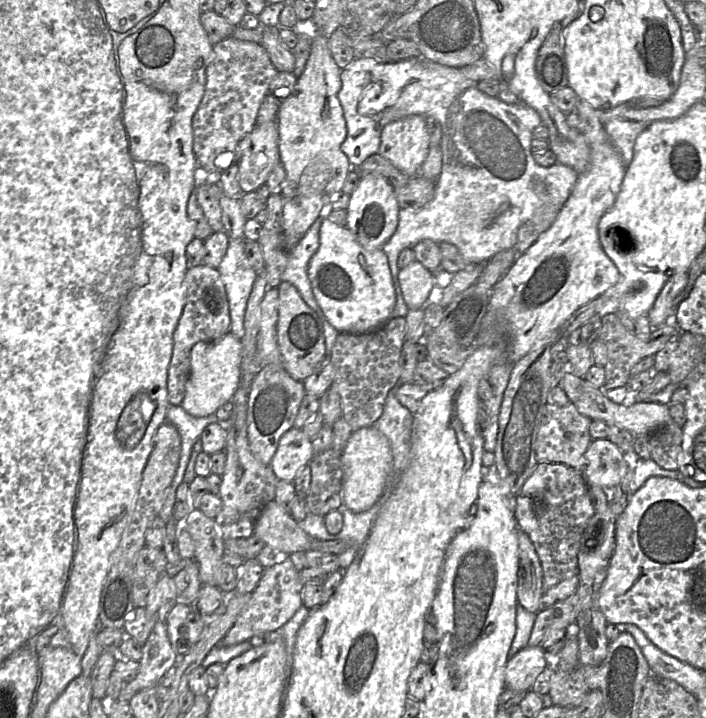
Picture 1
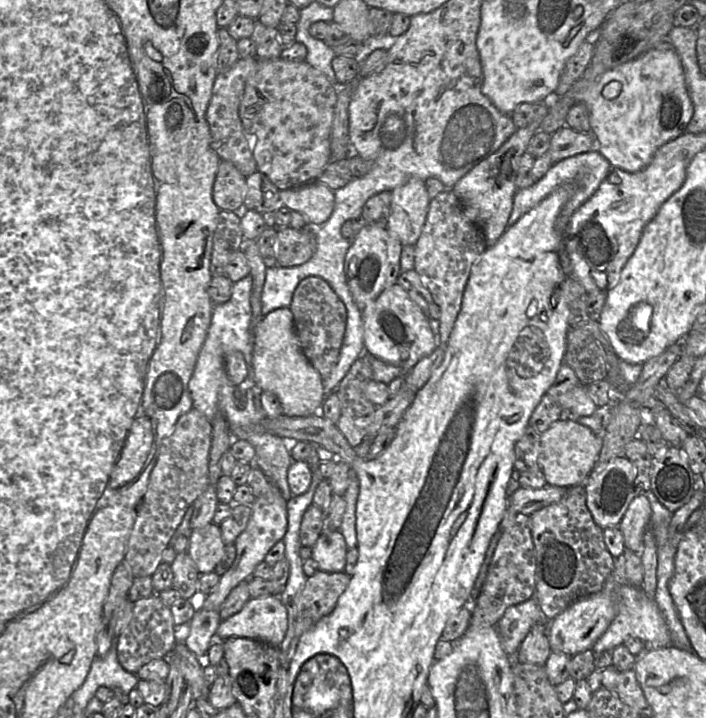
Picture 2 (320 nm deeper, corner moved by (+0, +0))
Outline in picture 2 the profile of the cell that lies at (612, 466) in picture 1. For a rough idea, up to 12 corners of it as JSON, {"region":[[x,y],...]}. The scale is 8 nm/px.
{"region":[[626,456],[596,463],[583,485],[602,529],[644,491]]}

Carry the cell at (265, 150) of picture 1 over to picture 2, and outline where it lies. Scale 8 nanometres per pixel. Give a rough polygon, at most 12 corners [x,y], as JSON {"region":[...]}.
{"region":[[257,60],[239,107],[279,191],[331,161],[338,86],[306,61]]}

